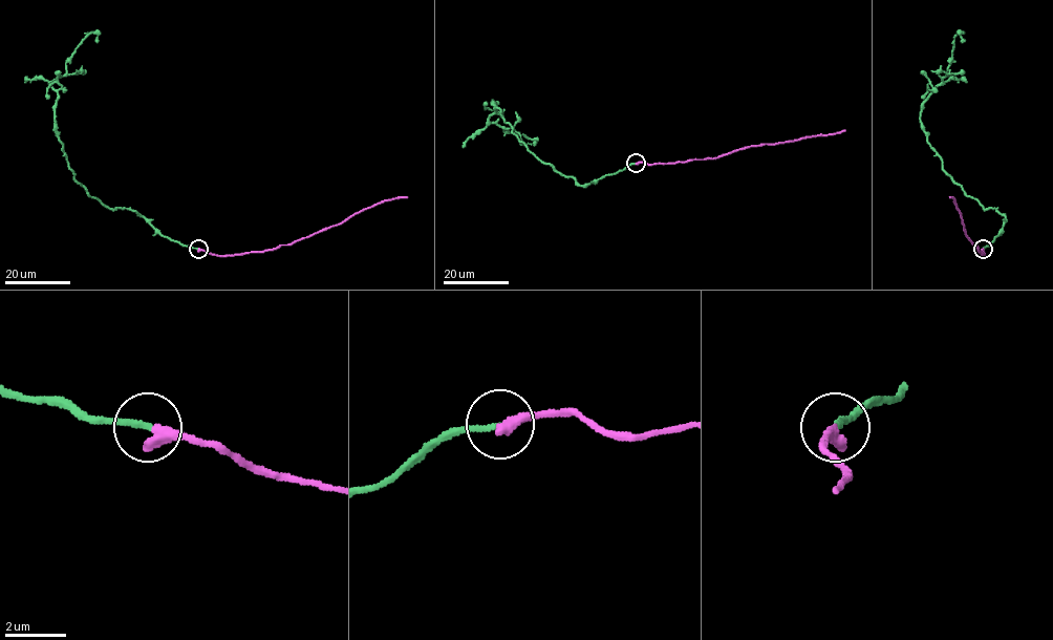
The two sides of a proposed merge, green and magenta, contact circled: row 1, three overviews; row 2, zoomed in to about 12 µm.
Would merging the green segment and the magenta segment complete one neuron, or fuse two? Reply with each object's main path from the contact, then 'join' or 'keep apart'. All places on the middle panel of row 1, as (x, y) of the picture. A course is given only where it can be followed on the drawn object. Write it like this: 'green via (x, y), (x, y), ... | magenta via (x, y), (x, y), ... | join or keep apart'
green via (636, 164), (580, 186), (535, 156), (493, 101), (496, 110), (489, 121), (534, 141), (522, 145) | magenta via (637, 164), (713, 158), (747, 147), (844, 130) | join

